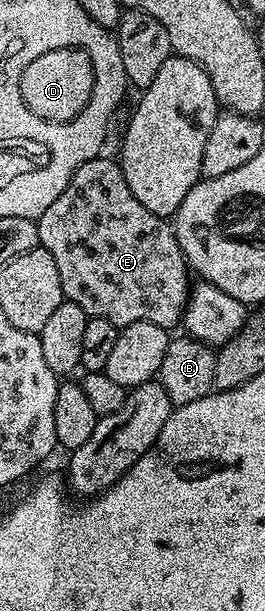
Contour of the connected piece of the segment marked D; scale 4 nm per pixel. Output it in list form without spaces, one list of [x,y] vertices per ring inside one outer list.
[[[64,47],[40,54],[27,65],[20,78],[20,93],[24,103],[37,116],[49,123],[67,123],[87,105],[94,89],[94,66],[90,55],[81,48]]]

